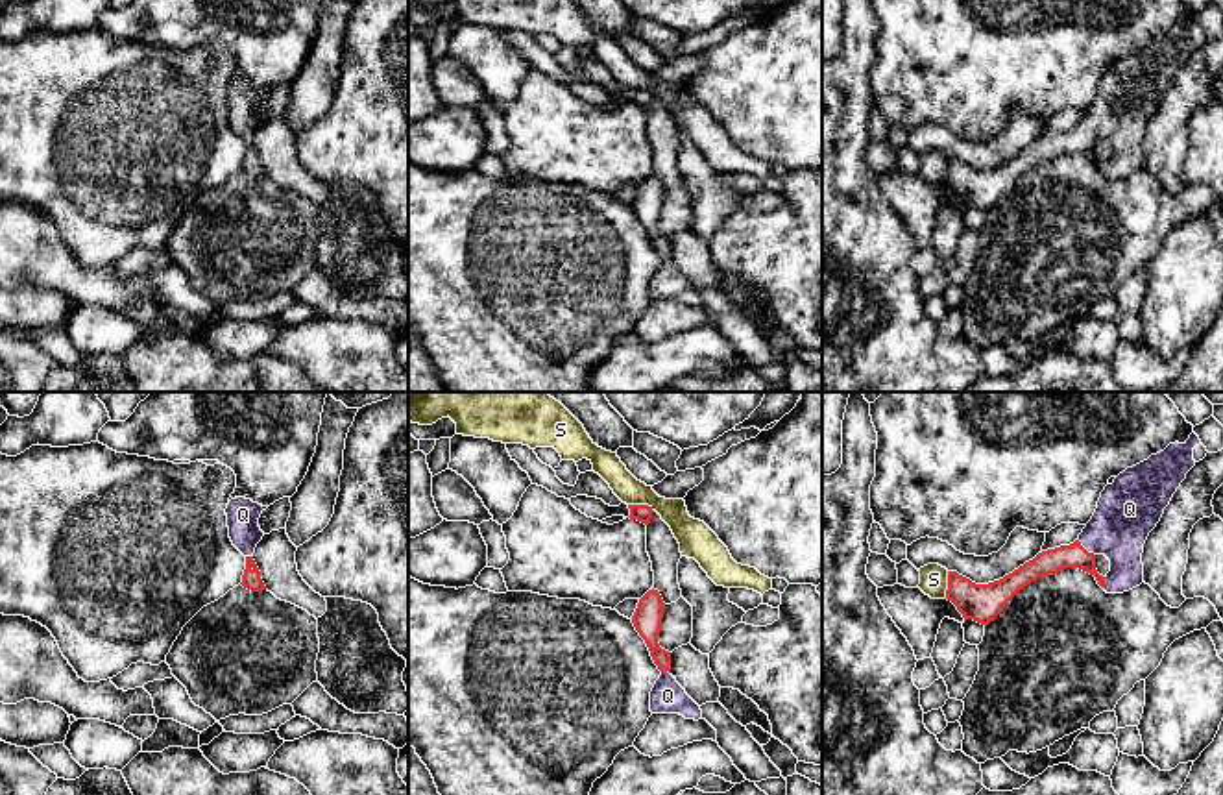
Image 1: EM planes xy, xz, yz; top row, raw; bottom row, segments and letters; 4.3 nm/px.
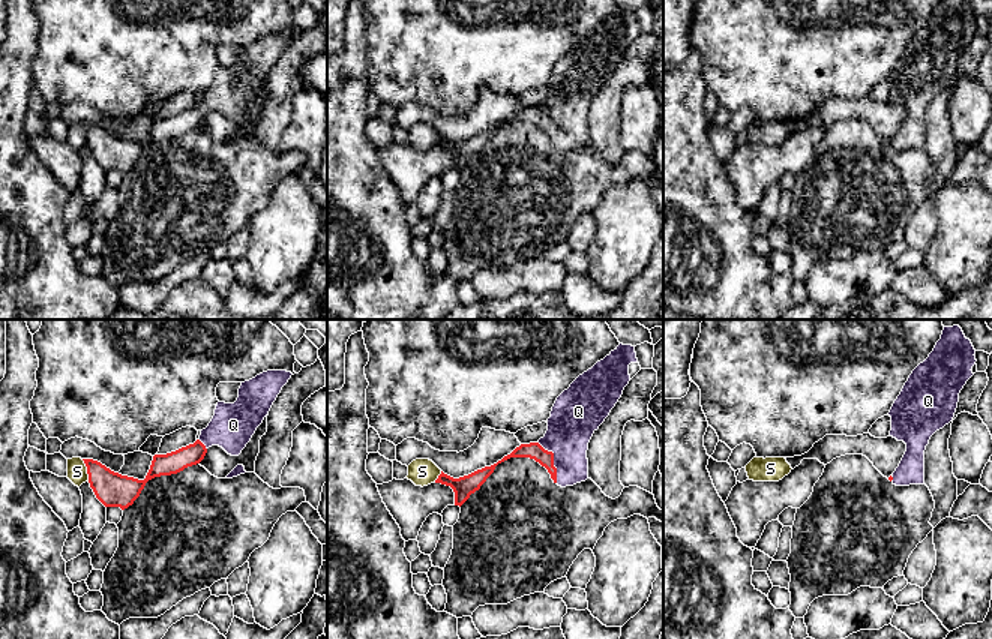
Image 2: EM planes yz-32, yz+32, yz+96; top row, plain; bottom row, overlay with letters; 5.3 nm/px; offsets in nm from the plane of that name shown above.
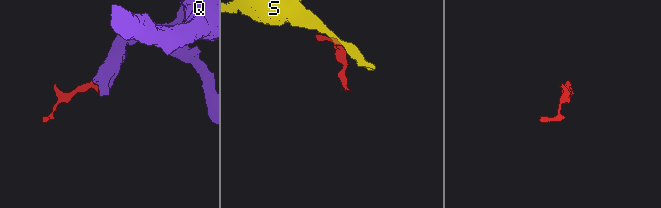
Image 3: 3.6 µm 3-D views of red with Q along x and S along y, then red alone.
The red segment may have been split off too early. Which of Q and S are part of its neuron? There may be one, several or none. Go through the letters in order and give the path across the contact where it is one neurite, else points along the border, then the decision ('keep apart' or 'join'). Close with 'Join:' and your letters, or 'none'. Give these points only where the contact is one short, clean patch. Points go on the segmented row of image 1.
Q: runs through yz (1048, 562), (1076, 555), (1083, 548), (1103, 535), (1127, 511); join
S: border along xz (629, 503), (645, 503), (653, 511); keep apart
Join: Q

